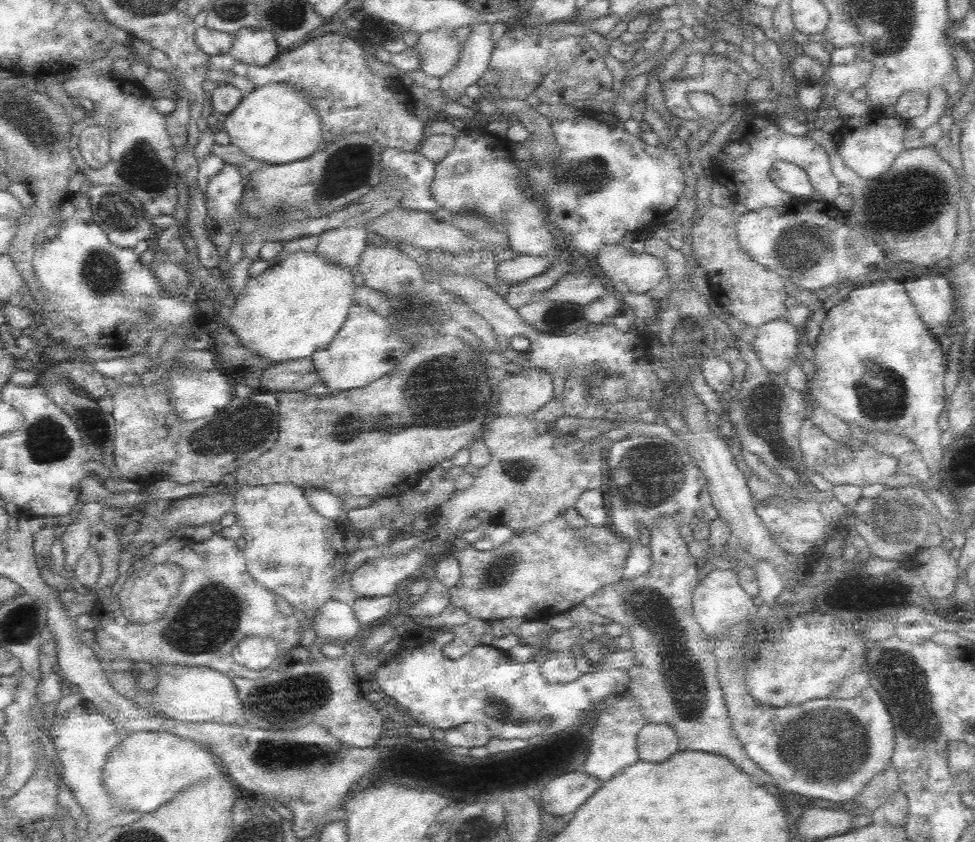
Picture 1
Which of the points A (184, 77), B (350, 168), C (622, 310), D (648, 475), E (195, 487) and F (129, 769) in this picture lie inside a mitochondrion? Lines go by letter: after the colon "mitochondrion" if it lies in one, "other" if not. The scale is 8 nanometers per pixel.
A: other
B: mitochondrion
C: other
D: mitochondrion
E: other
F: other

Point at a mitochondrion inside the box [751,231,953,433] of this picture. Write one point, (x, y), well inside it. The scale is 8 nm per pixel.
(882, 395)

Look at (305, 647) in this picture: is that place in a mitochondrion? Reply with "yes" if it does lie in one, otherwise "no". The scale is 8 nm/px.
no

